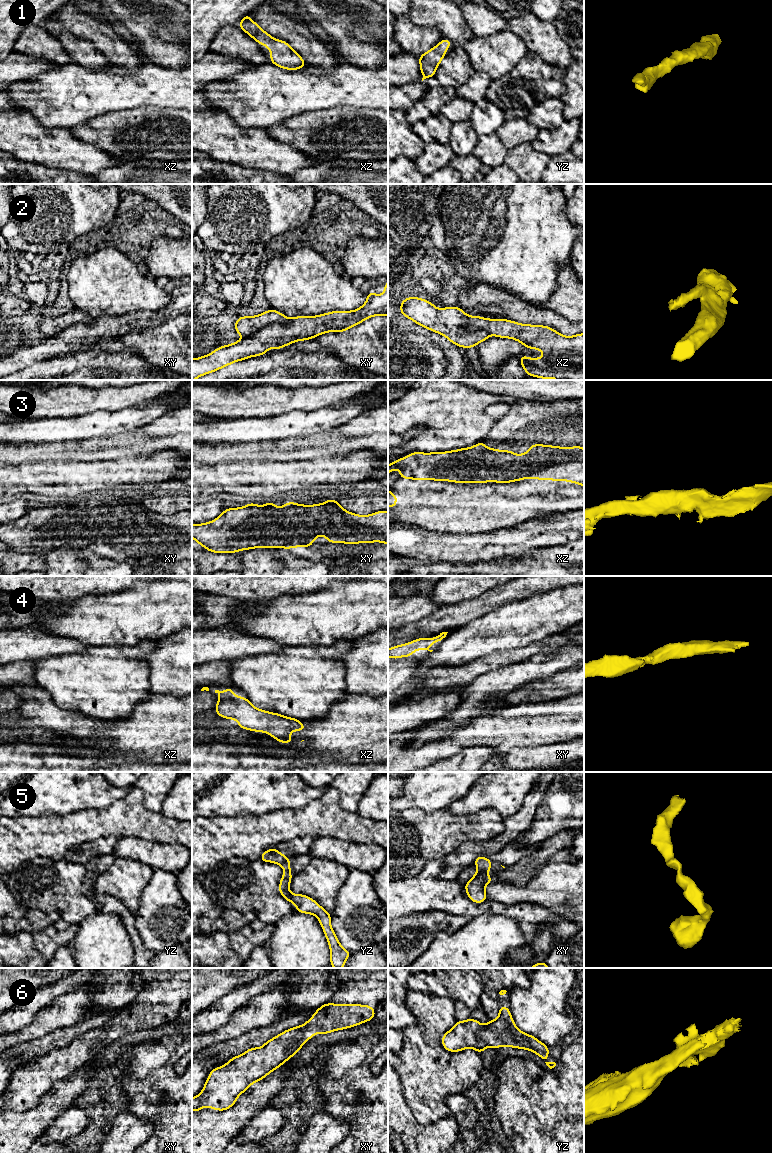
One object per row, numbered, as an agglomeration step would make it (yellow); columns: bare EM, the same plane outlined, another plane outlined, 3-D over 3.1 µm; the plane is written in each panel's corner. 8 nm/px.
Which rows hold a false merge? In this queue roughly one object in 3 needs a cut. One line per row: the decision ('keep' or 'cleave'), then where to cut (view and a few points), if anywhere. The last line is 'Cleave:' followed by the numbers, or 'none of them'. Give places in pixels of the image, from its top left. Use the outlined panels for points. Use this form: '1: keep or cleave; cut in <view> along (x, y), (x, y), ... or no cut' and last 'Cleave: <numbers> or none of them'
1: keep; no cut
2: cleave; cut in xy along (288, 319), (286, 323), (273, 322), (262, 326), (244, 337)
3: keep; no cut
4: keep; no cut
5: keep; no cut
6: keep; no cut
Cleave: 2

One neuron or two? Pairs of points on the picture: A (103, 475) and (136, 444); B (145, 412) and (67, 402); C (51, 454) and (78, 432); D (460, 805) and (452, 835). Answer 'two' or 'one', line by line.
A: two
B: two
C: two
D: two

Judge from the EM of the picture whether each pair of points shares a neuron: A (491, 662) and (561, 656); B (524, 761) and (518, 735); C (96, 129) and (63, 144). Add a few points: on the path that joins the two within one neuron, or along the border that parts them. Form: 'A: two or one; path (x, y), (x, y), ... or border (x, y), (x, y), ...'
A: two; border (549, 652), (536, 652), (524, 660), (504, 665)
B: two; border (544, 744), (515, 747), (499, 756)
C: two; border (69, 128), (77, 138), (94, 143), (99, 147)

